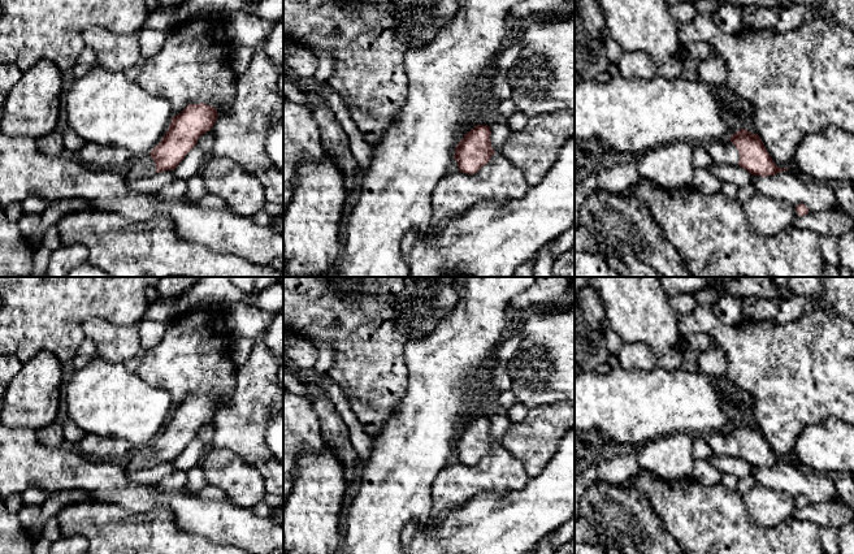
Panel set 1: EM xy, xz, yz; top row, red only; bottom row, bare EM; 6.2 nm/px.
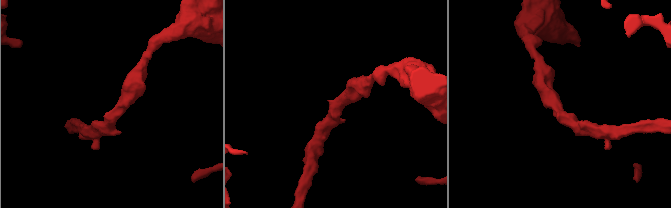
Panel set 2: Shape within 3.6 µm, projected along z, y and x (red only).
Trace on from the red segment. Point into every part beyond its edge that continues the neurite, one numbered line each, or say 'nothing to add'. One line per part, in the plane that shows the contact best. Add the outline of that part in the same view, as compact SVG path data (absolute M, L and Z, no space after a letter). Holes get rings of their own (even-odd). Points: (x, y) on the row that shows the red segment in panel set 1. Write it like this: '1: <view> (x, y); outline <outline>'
1: yz (722, 152); outline M714 140L705 144L706 151L716 165L738 165L740 153L731 140Z

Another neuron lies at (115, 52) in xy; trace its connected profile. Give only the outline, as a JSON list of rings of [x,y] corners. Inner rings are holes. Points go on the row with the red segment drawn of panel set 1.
[[[92,25],[82,31],[82,40],[95,51],[96,65],[112,72],[125,72],[142,57],[138,33],[120,35]]]

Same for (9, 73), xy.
[[[0,62],[0,94],[8,94],[9,90],[22,78],[23,72],[13,62]]]

